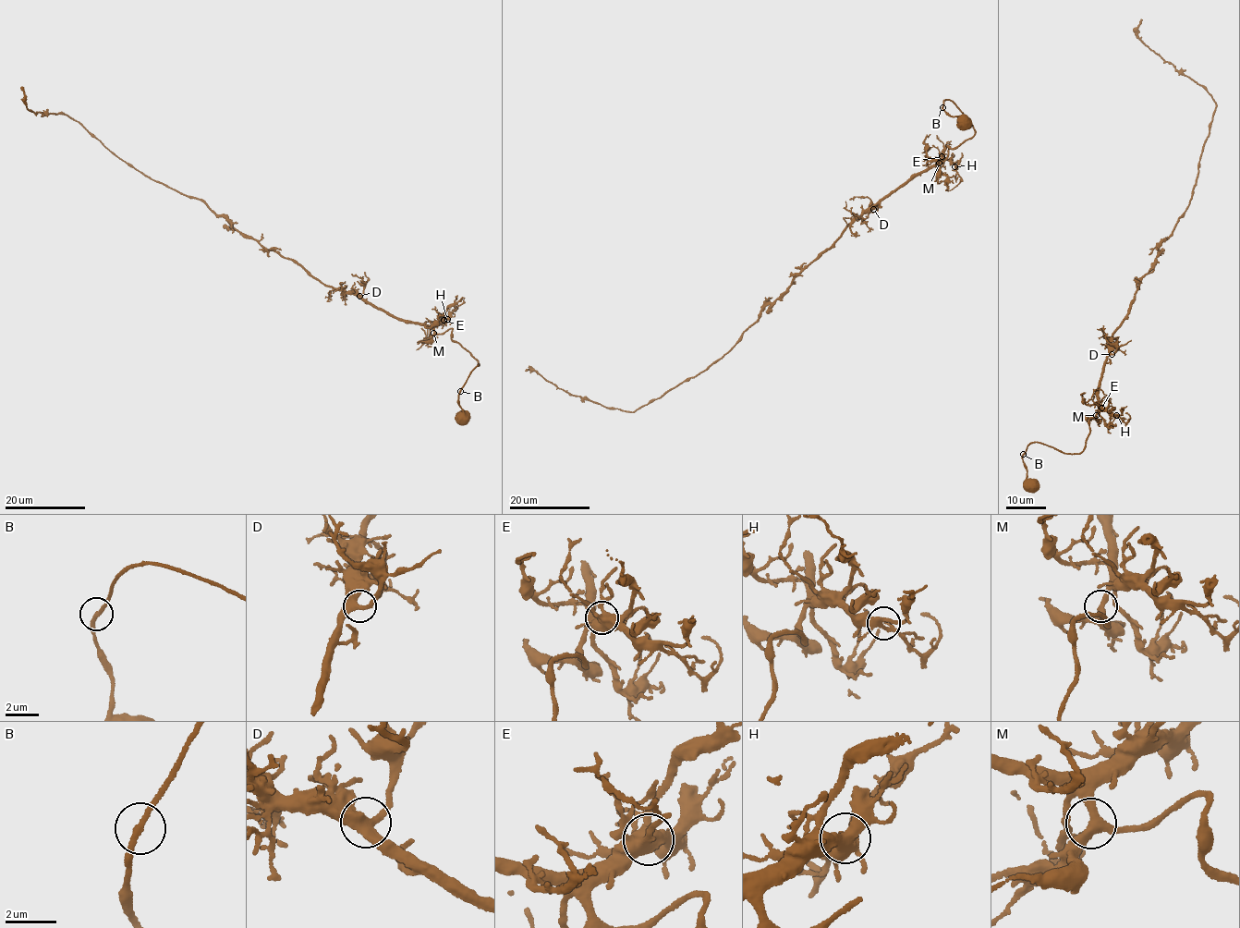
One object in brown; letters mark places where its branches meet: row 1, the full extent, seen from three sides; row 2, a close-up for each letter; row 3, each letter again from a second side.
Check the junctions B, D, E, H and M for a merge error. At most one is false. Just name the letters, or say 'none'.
none

